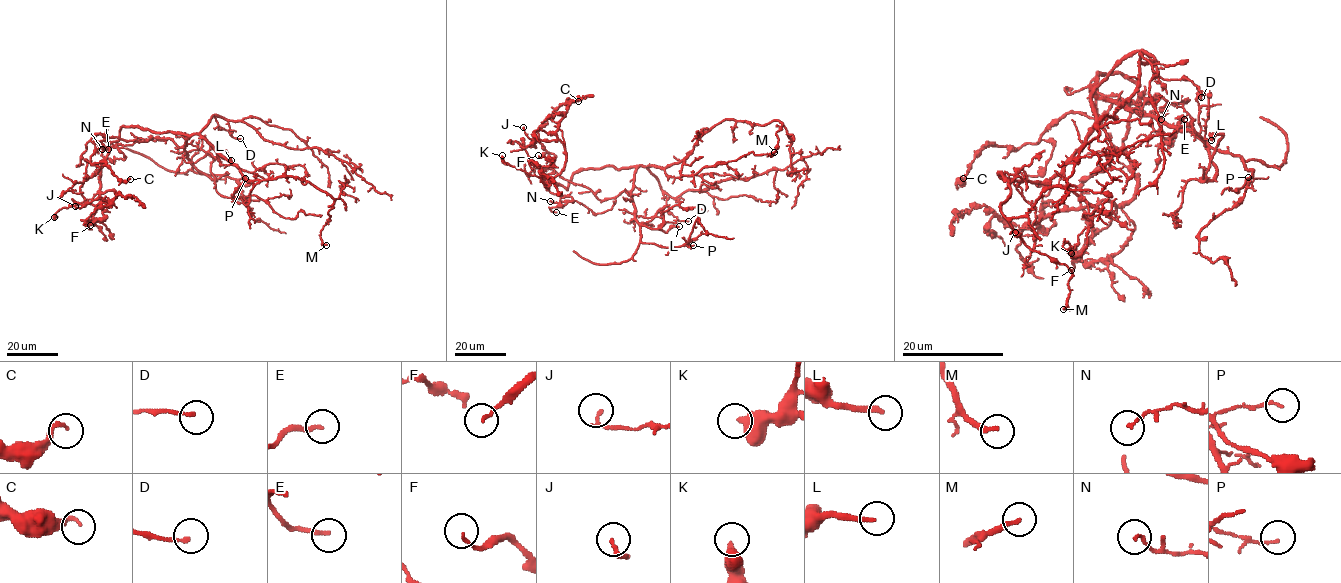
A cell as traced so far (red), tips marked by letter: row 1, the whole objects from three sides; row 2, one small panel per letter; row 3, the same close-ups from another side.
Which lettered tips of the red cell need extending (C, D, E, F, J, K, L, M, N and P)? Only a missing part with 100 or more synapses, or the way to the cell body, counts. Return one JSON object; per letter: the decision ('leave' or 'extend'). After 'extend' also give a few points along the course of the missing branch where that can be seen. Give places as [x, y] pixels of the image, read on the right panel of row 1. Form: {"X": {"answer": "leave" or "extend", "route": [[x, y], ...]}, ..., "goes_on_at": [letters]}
{"C": {"answer": "leave"}, "D": {"answer": "leave"}, "E": {"answer": "leave"}, "F": {"answer": "leave"}, "J": {"answer": "leave"}, "K": {"answer": "leave"}, "L": {"answer": "leave"}, "M": {"answer": "leave"}, "N": {"answer": "leave"}, "P": {"answer": "leave"}, "goes_on_at": []}

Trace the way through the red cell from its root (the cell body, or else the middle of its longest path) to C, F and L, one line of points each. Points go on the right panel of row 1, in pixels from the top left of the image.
C: (1095, 89), (1123, 73), (1138, 98), (1106, 119), (1066, 113), (1035, 143), (986, 145), (963, 178)
F: (1095, 89), (1099, 74), (1123, 73), (1138, 98), (1123, 146), (1082, 182), (1093, 229), (1071, 270)
L: (1095, 89), (1100, 97), (1187, 127), (1215, 166), (1209, 180), (1205, 172), (1223, 135), (1211, 140)

